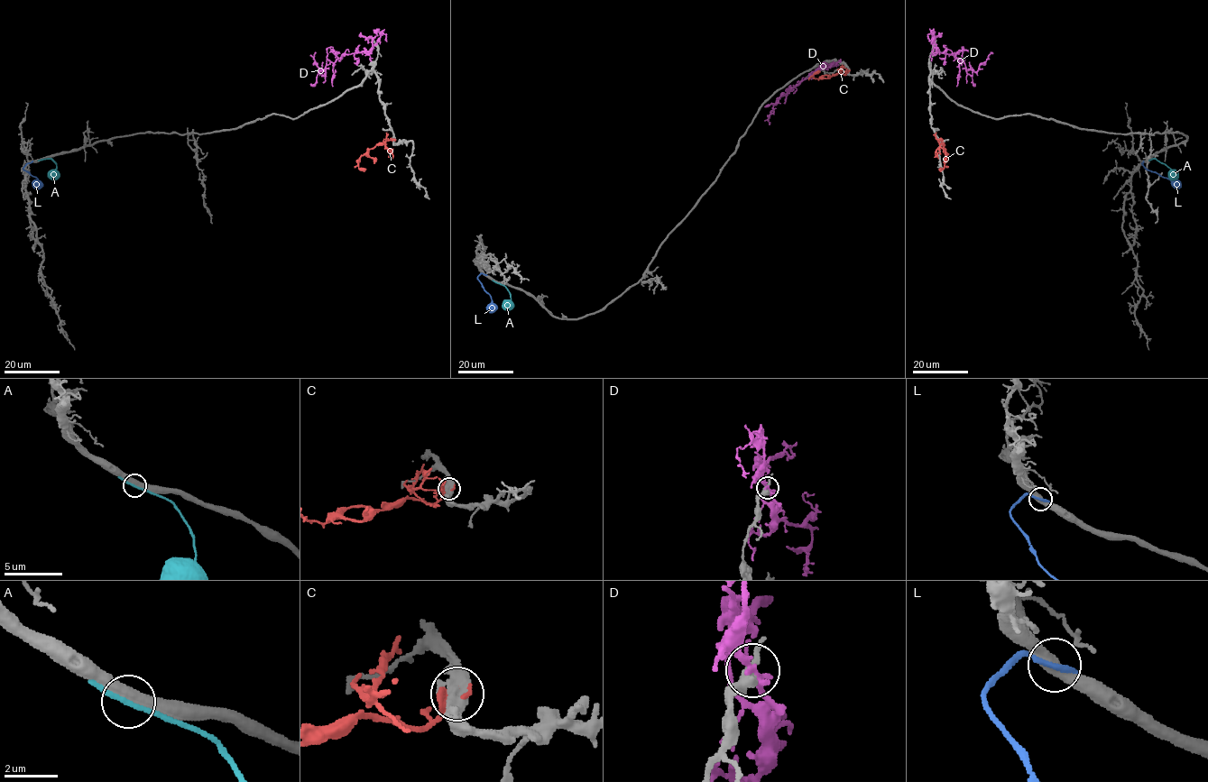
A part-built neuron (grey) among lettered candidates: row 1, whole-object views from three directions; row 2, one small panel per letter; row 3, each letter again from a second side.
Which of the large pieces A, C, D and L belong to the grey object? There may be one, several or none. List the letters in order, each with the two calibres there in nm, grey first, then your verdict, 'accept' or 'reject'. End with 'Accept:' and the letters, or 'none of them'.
A: 460/170 nm | accept
C: 500/400 nm | reject
D: 380/240 nm | reject
L: 400/280 nm | reject
Accept: A

